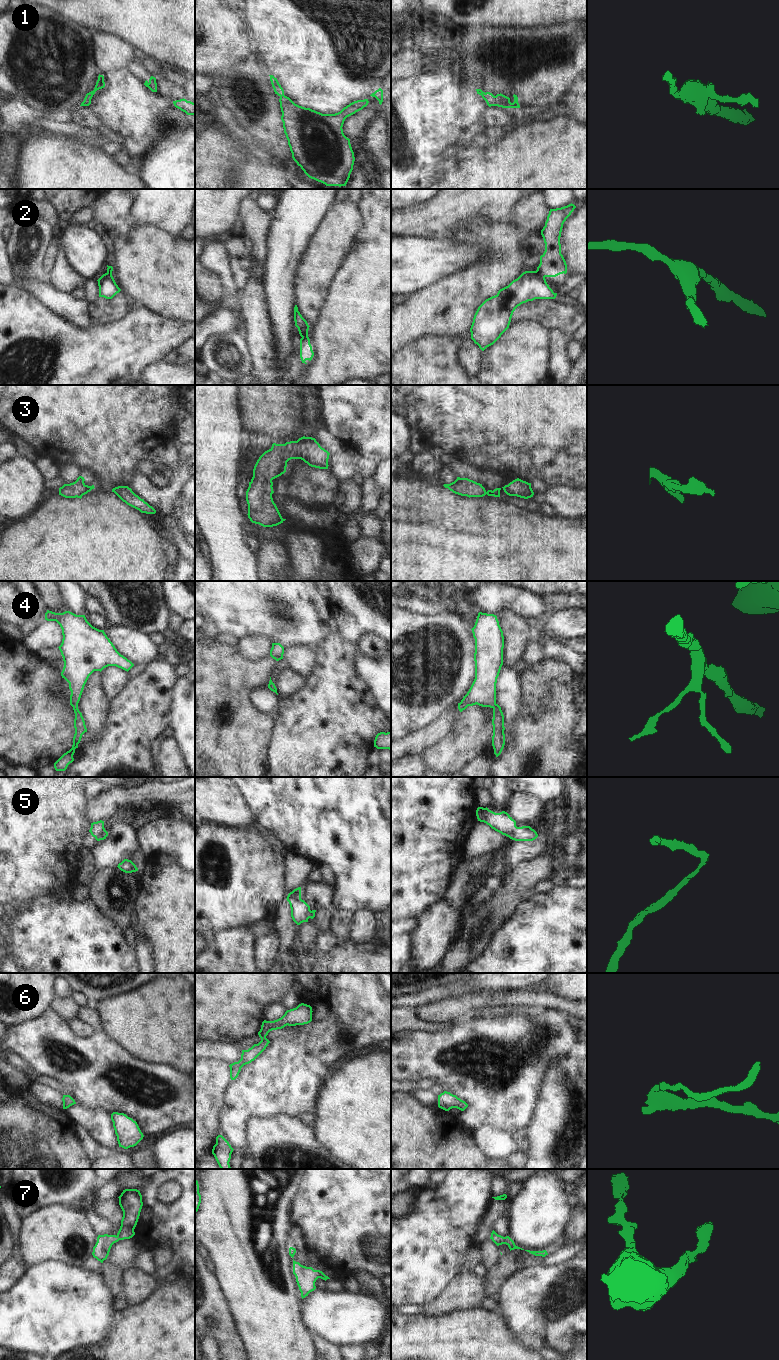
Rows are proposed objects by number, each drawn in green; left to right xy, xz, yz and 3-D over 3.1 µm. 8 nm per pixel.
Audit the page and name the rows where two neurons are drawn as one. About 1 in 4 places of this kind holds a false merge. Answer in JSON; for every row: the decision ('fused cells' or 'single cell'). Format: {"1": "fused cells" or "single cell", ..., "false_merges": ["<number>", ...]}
{"1": "single cell", "2": "fused cells", "3": "single cell", "4": "single cell", "5": "single cell", "6": "single cell", "7": "single cell", "false_merges": ["2"]}

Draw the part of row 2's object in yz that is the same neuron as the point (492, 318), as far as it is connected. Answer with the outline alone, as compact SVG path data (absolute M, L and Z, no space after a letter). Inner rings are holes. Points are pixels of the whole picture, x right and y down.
M525 271L477 309L470 328L471 339L484 351L509 328L515 309L535 299L555 299L557 293L537 271Z

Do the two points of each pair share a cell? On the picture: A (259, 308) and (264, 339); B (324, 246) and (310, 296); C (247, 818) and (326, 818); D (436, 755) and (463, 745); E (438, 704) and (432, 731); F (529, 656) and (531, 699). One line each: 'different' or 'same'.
A: same
B: same
C: different
D: same
E: different
F: different

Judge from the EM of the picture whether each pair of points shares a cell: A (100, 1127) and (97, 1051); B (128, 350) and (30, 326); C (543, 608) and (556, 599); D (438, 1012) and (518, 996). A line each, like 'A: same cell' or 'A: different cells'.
A: different cells
B: same cell
C: different cells
D: same cell

